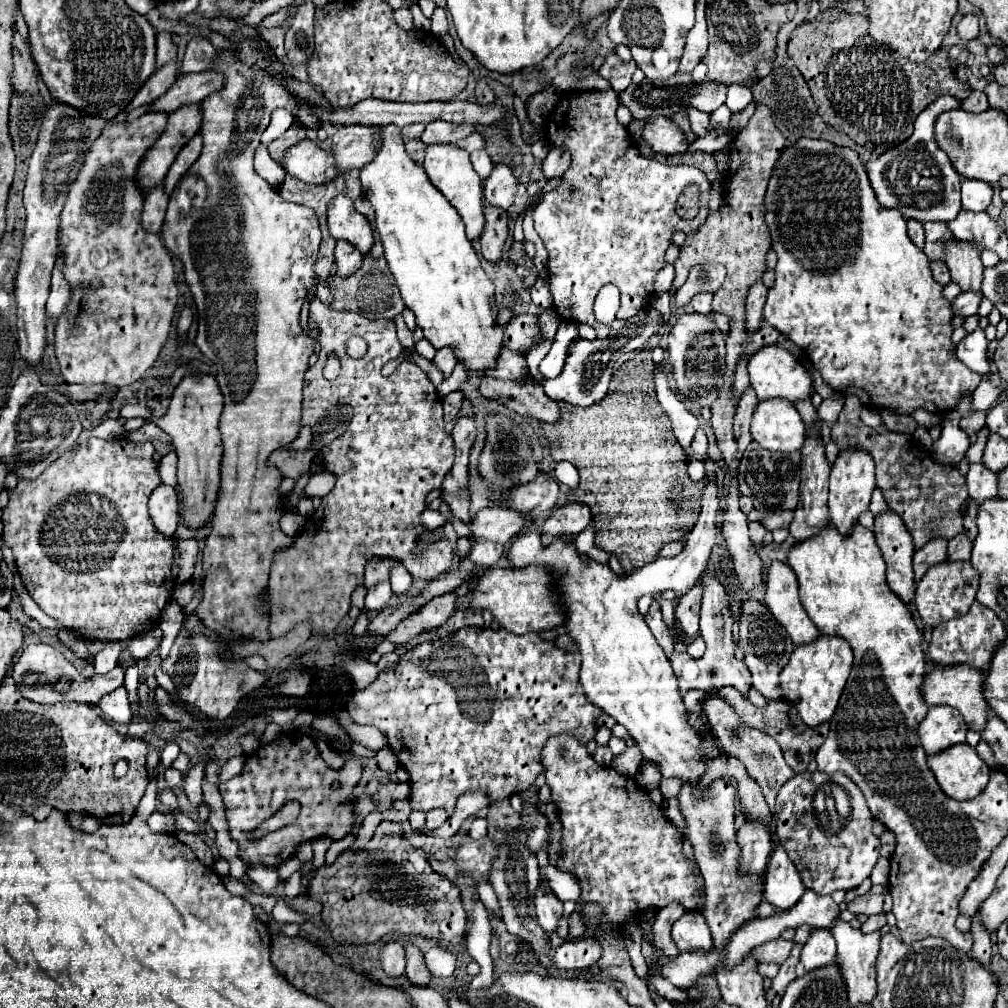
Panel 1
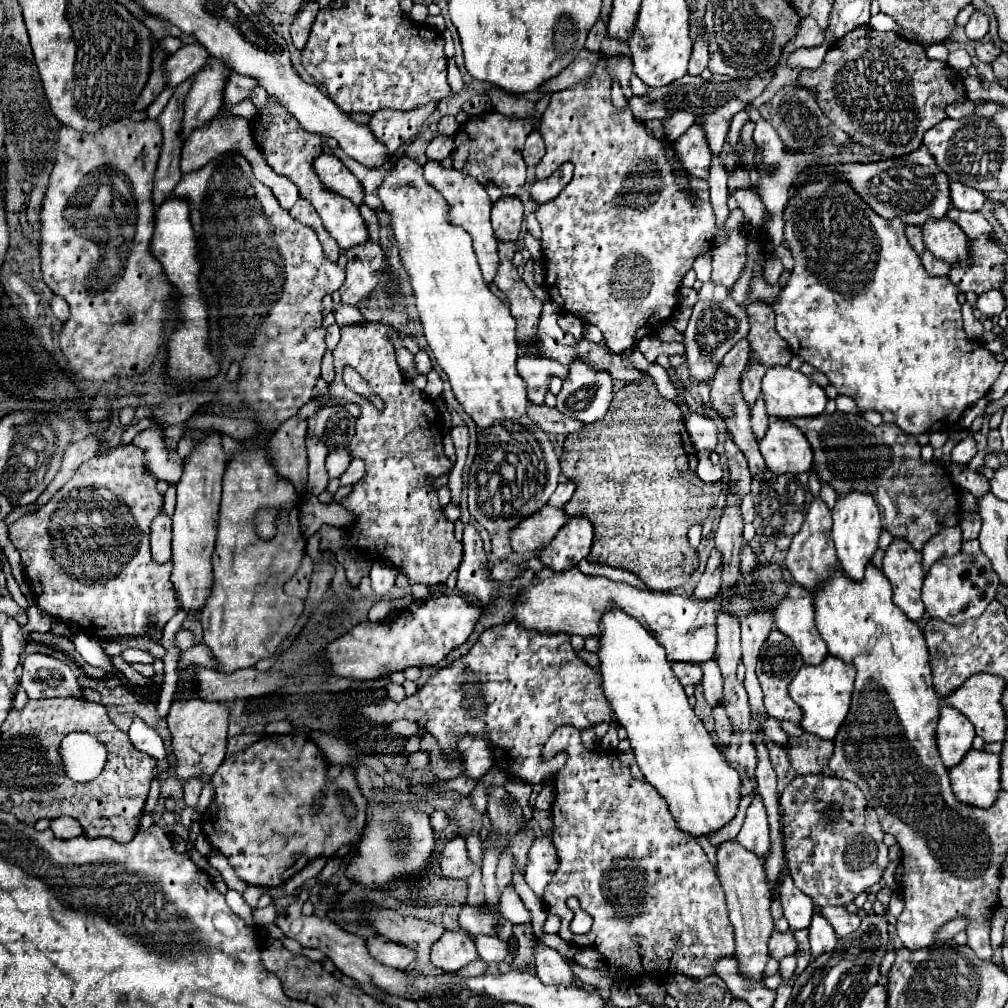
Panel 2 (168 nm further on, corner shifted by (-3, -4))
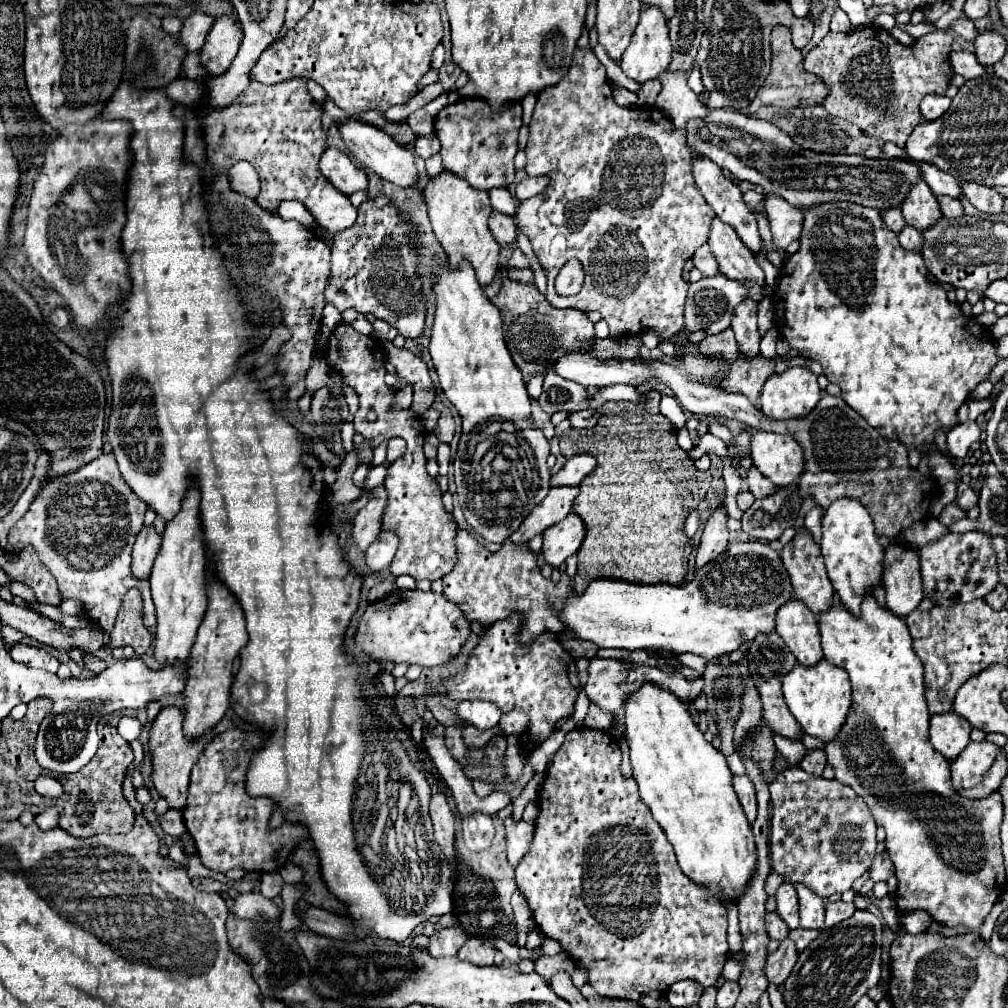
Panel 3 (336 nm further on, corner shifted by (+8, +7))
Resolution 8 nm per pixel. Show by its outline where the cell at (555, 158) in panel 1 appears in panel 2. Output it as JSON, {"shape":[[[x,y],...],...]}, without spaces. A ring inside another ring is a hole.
{"shape":[[[566,162],[566,164],[560,166],[560,170],[556,170],[556,174],[552,174],[550,178],[546,178],[546,180],[536,180],[536,182],[530,186],[528,196],[530,196],[530,200],[534,200],[534,202],[538,202],[538,204],[544,204],[544,202],[556,198],[556,196],[568,186],[570,180],[572,180],[572,164]]]}

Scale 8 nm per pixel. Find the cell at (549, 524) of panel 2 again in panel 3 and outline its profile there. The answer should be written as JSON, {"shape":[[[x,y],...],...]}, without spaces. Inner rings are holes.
{"shape":[[[551,487],[547,497],[537,507],[533,507],[531,515],[525,517],[525,523],[521,523],[521,527],[509,537],[509,541],[525,545],[529,539],[541,535],[553,523],[563,521],[571,511],[571,503],[577,493],[579,487]]]}

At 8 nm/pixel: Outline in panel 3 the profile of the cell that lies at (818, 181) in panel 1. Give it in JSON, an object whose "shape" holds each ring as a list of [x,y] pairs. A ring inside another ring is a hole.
{"shape":[[[833,201],[833,203],[821,203],[807,207],[803,211],[803,231],[799,237],[799,251],[789,255],[787,263],[781,269],[781,279],[775,289],[775,329],[779,335],[785,337],[785,341],[797,349],[801,355],[807,355],[809,359],[815,359],[823,367],[823,375],[841,387],[841,397],[849,407],[853,407],[857,413],[861,413],[871,427],[875,427],[883,437],[887,439],[901,439],[907,447],[919,447],[921,443],[933,443],[933,435],[939,427],[949,431],[957,425],[957,409],[963,405],[963,401],[973,393],[973,389],[987,379],[989,371],[995,367],[999,357],[995,355],[995,341],[989,339],[989,331],[981,325],[977,325],[973,317],[964,315],[959,305],[951,305],[947,299],[947,291],[935,283],[929,281],[929,269],[925,267],[925,261],[919,253],[905,251],[899,245],[897,233],[887,229],[883,223],[883,217],[877,209],[861,207],[849,201]]]}

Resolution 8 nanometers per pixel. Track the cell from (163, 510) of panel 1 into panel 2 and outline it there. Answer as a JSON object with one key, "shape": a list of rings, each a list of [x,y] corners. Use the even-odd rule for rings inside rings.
{"shape":[[[160,512],[150,528],[150,552],[154,562],[164,564],[170,560],[170,542],[172,542],[172,522],[164,512]]]}

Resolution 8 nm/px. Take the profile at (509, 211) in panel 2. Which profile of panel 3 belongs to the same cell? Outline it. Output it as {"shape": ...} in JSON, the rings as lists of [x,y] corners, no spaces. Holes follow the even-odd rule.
{"shape":[[[493,211],[489,215],[489,229],[493,233],[493,237],[497,239],[497,243],[501,247],[507,247],[515,241],[517,237],[517,227],[515,227],[515,221],[511,215],[505,215],[505,213],[499,213],[499,211]]]}

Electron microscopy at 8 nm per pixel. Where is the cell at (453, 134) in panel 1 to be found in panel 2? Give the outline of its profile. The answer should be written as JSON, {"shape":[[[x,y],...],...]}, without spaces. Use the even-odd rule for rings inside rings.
{"shape":[[[438,136],[438,138],[434,138],[434,140],[428,144],[426,158],[428,158],[428,160],[442,162],[444,158],[450,156],[450,150],[452,150],[452,138],[448,138],[448,136]]]}

